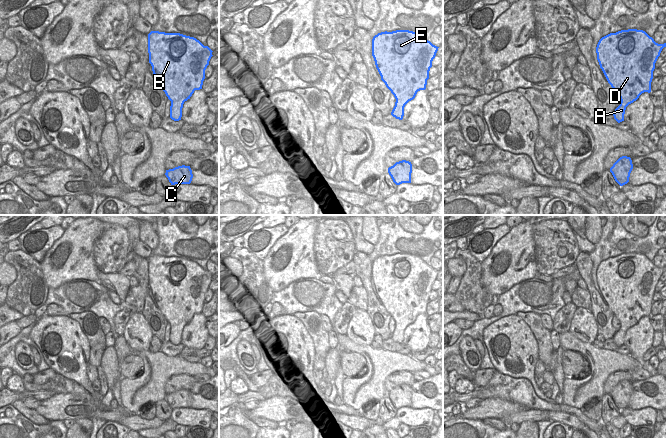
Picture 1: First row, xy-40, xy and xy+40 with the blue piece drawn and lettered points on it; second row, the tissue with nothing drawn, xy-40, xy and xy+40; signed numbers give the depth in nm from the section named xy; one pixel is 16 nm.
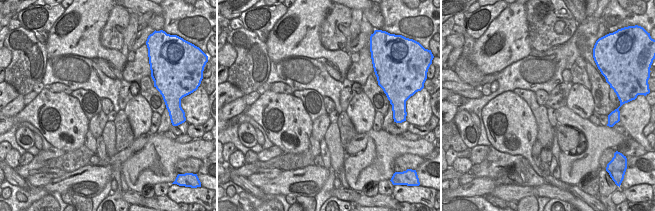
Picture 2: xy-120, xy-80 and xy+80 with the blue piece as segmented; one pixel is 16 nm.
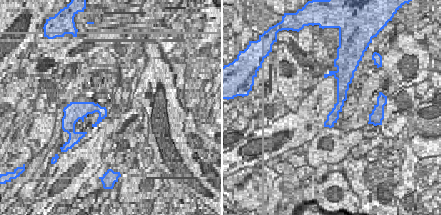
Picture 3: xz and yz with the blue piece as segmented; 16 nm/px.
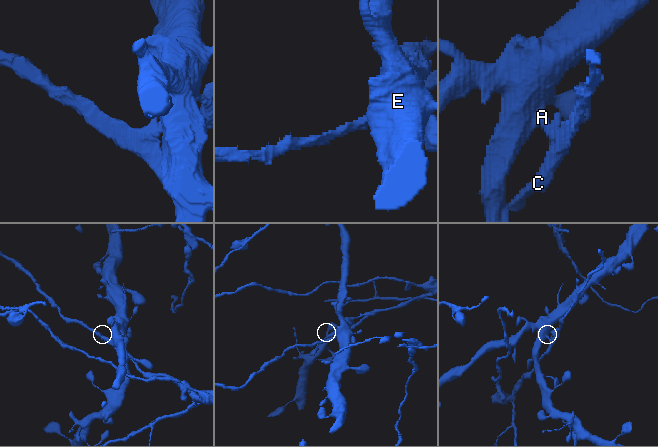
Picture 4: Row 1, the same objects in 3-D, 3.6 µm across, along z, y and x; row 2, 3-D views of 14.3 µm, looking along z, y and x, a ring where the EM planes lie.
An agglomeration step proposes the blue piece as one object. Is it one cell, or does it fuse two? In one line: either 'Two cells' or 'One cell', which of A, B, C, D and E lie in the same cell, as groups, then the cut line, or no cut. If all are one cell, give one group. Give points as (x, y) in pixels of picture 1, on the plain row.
Two cells. Groups: A B D E / C. Split along xy+40 (613, 337), (618, 341), (618, 346)

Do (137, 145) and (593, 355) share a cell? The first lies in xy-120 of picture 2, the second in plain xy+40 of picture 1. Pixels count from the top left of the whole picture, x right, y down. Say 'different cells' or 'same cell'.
different cells

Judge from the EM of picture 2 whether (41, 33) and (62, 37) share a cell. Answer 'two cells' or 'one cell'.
two cells

